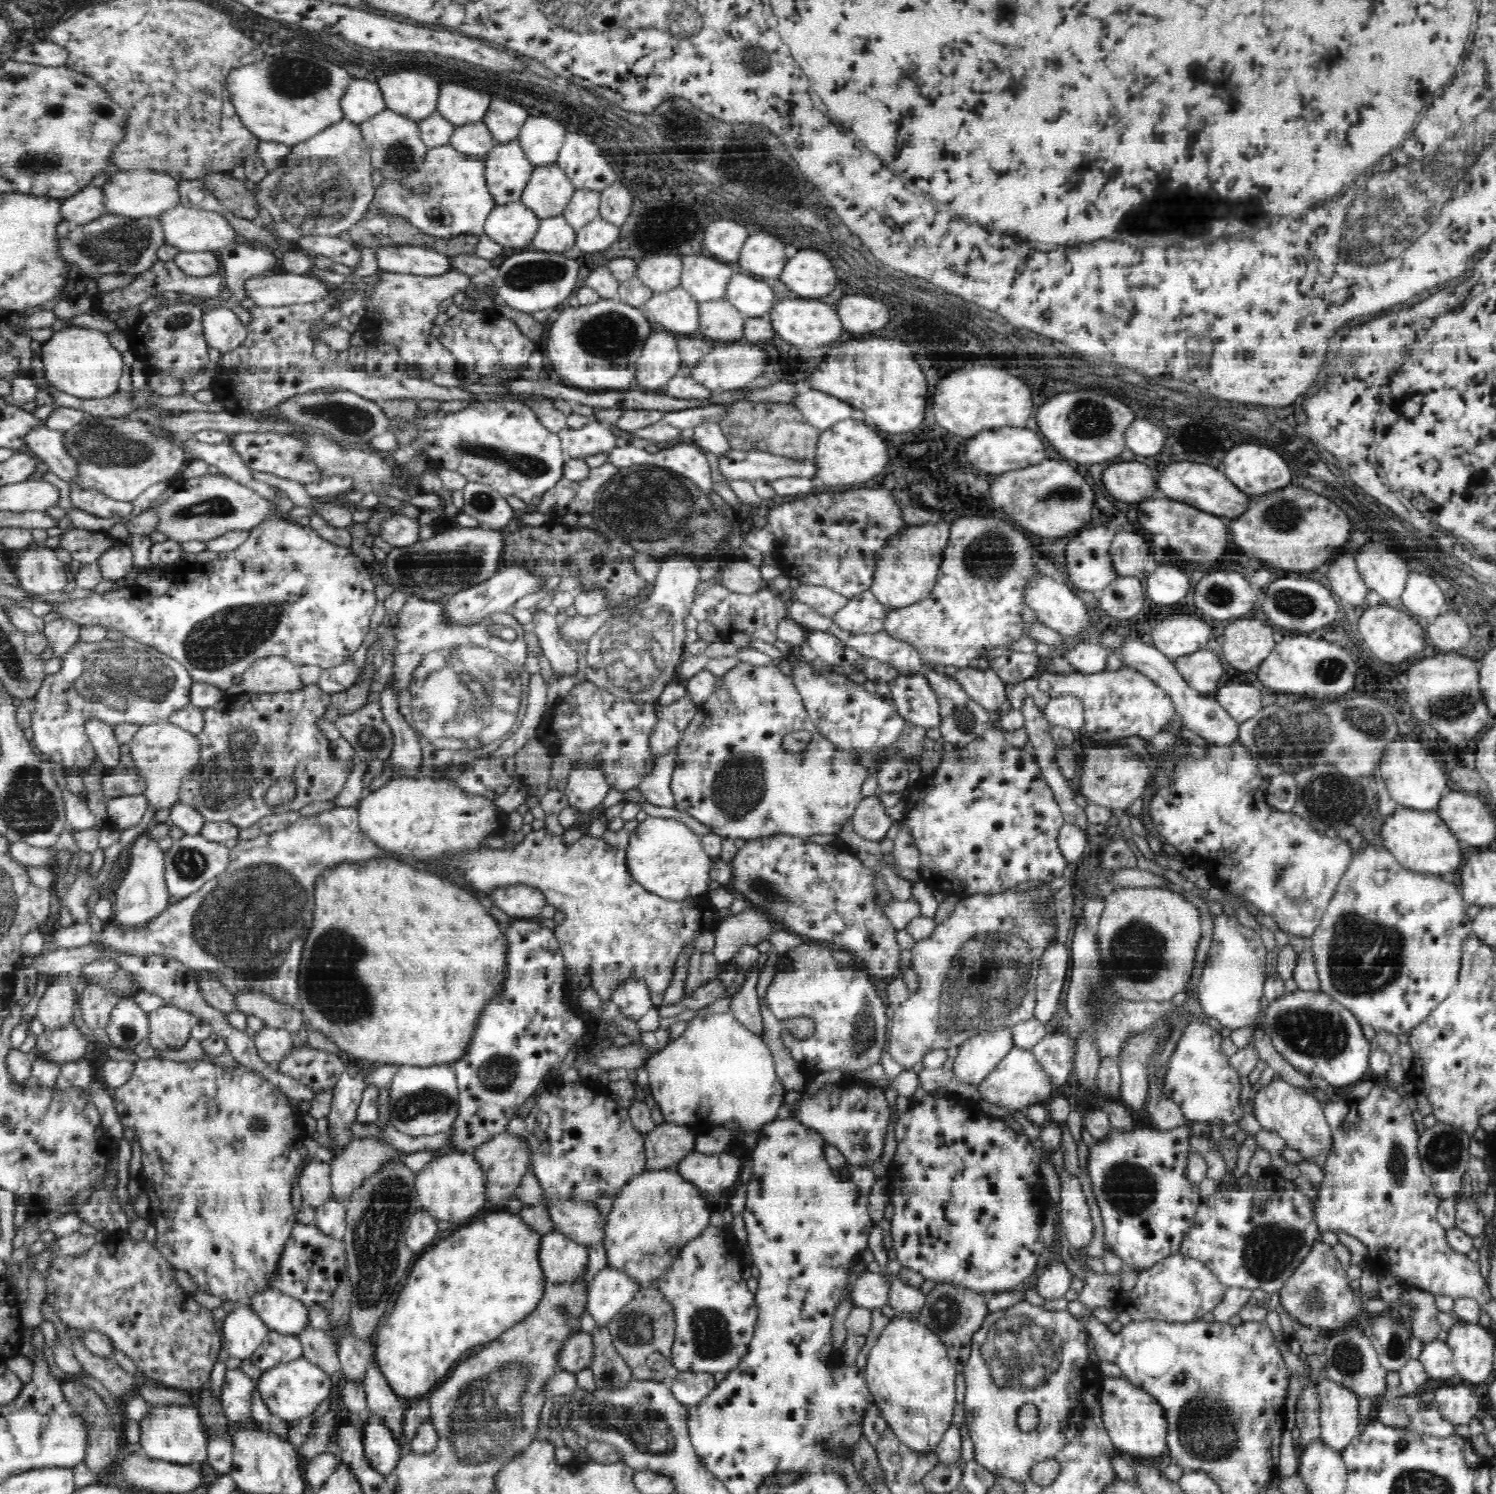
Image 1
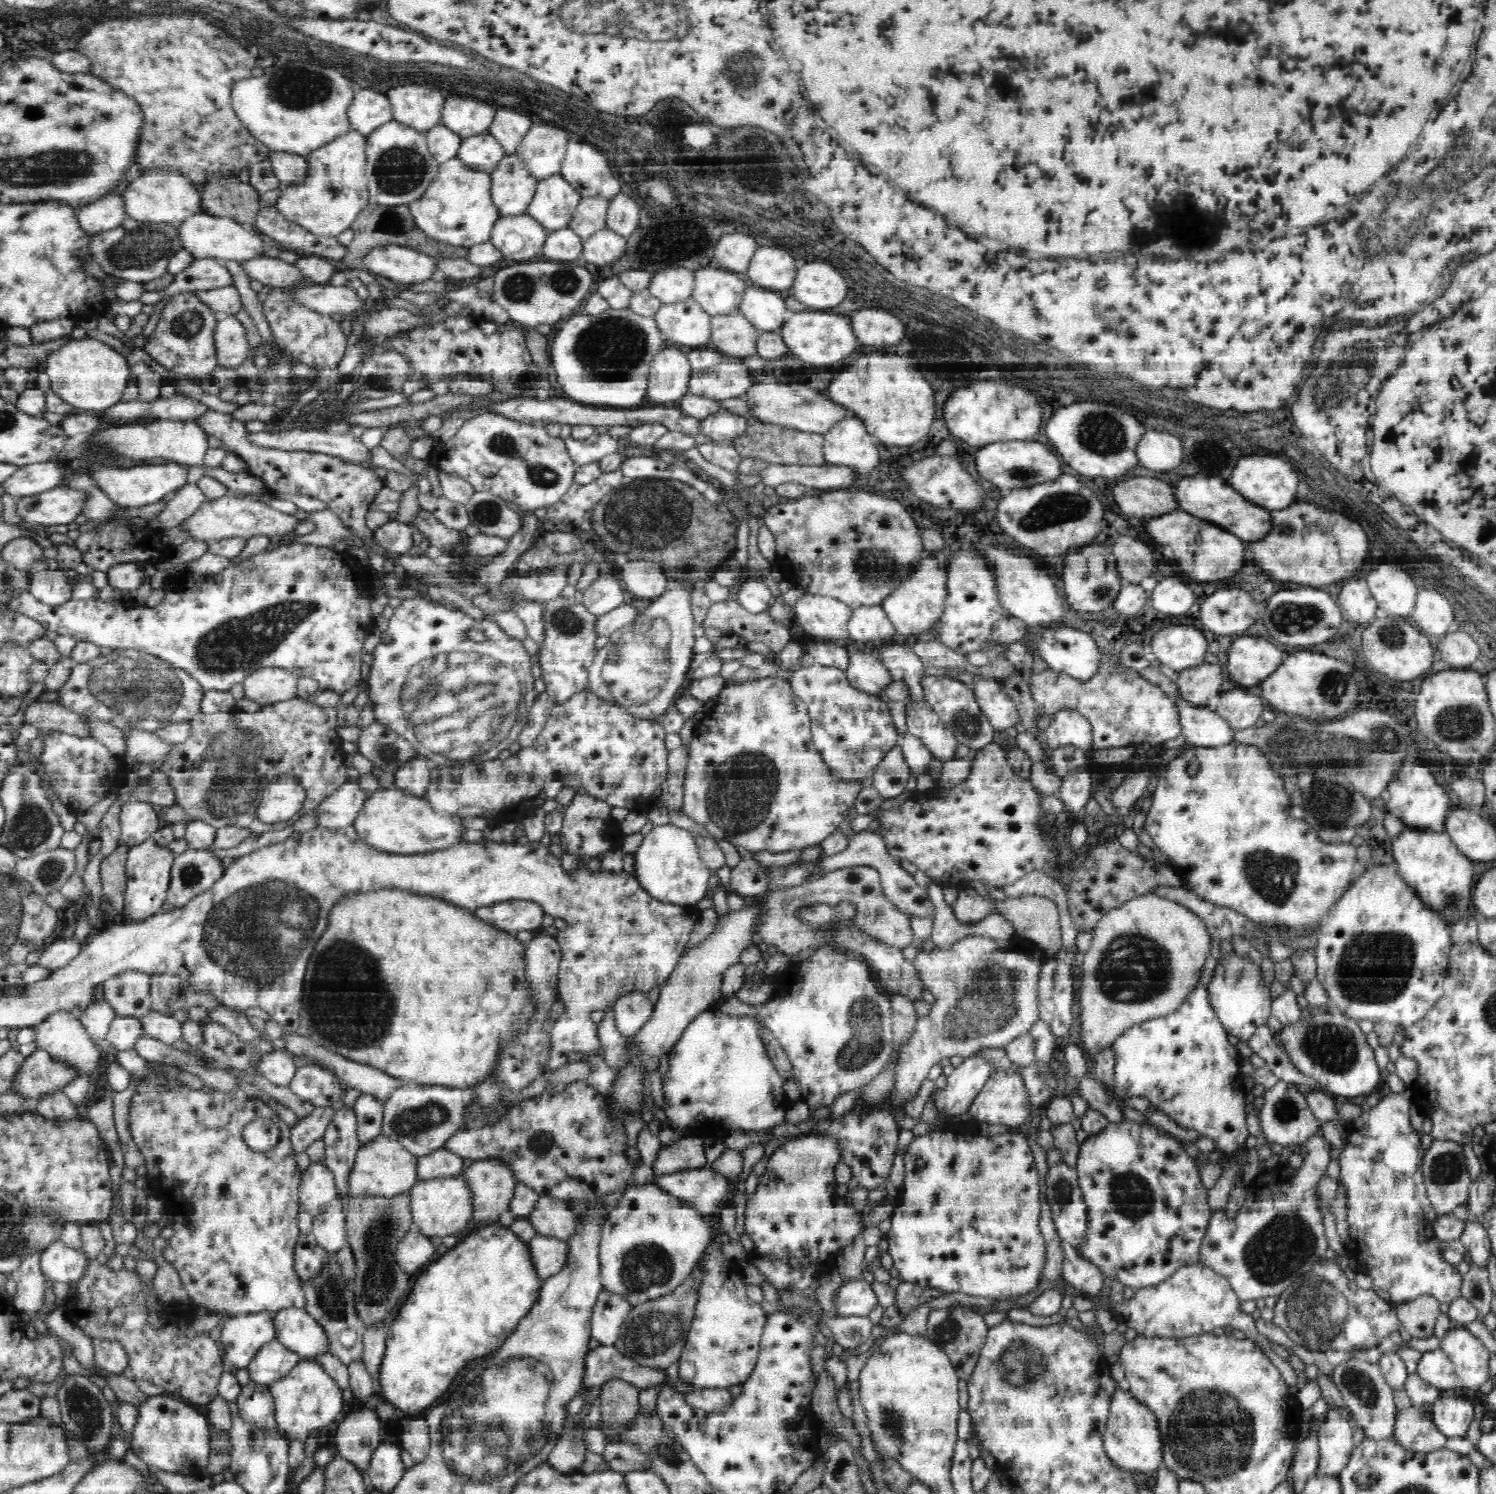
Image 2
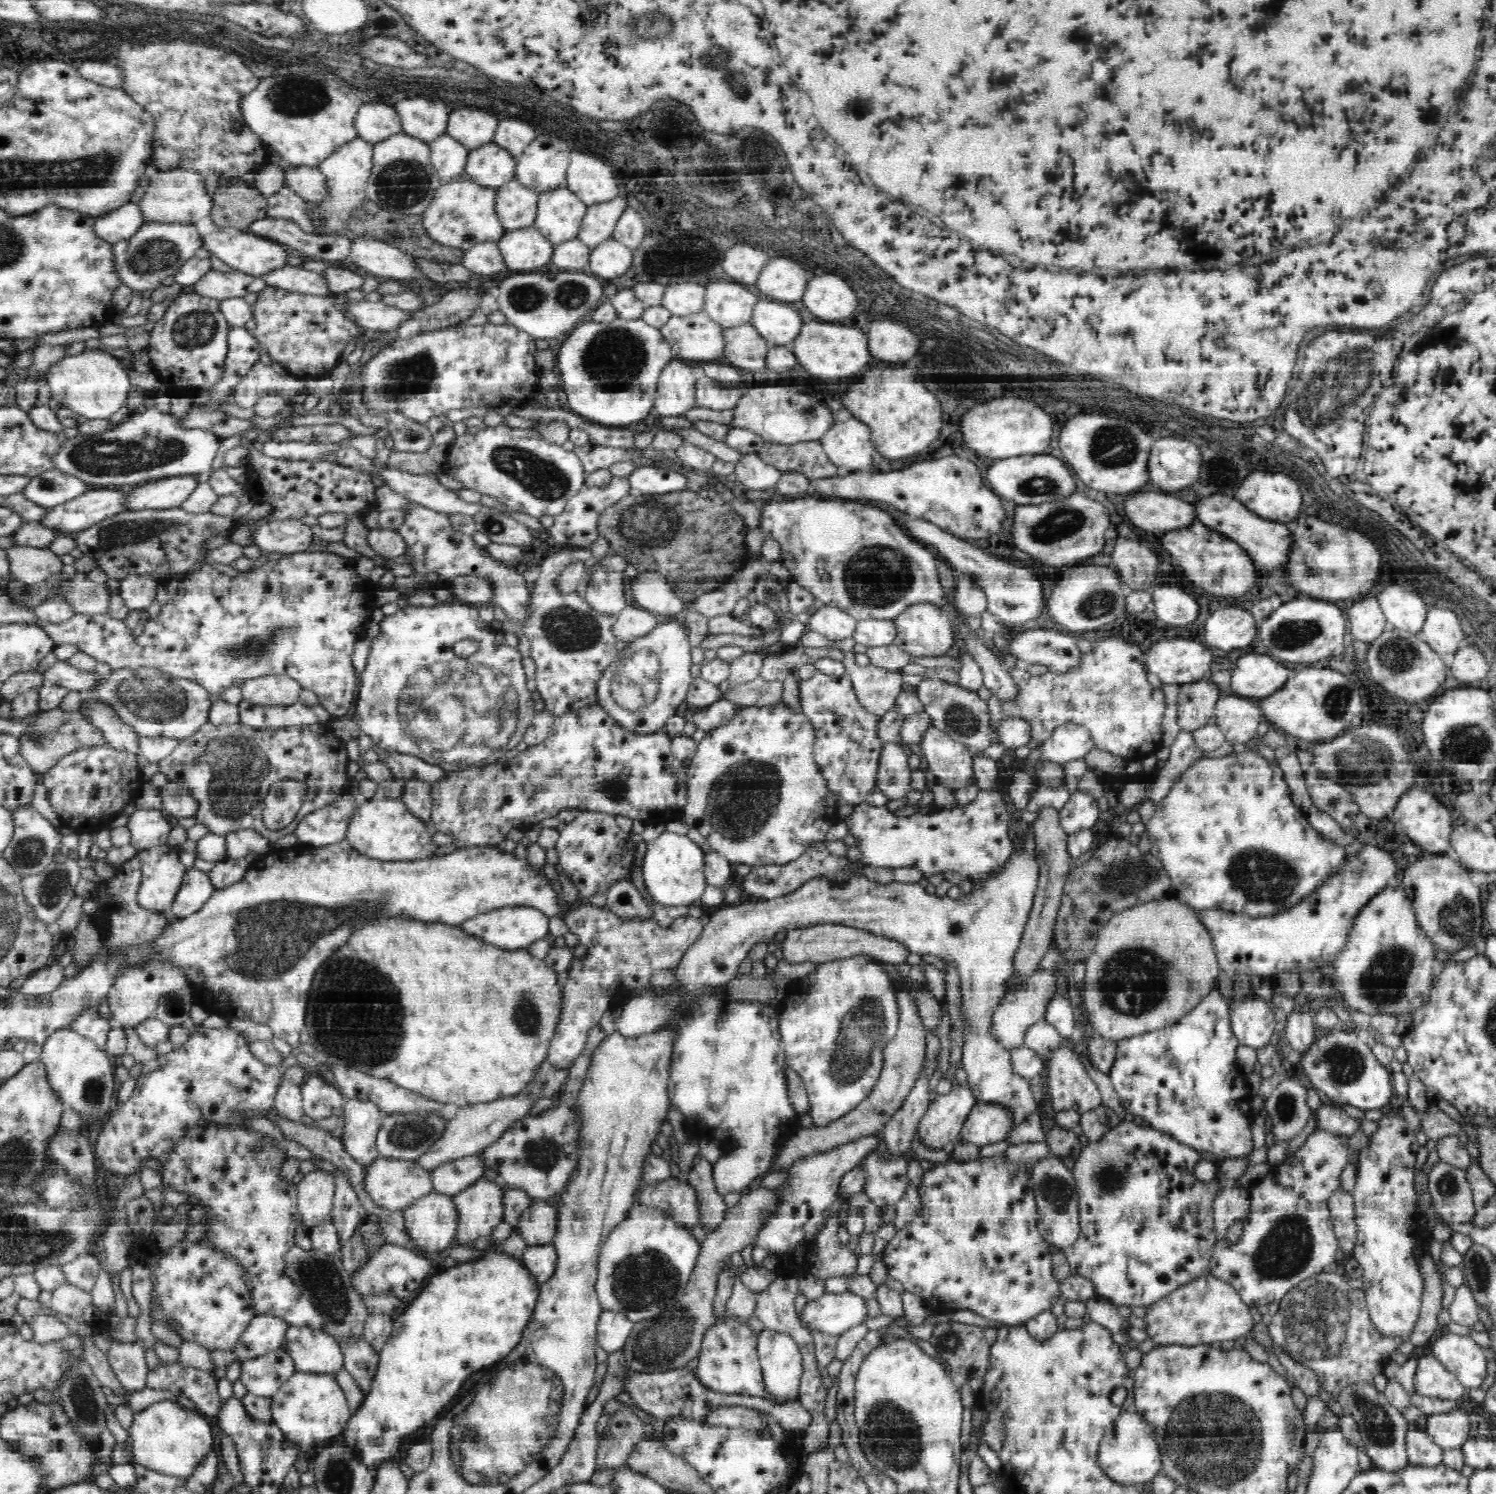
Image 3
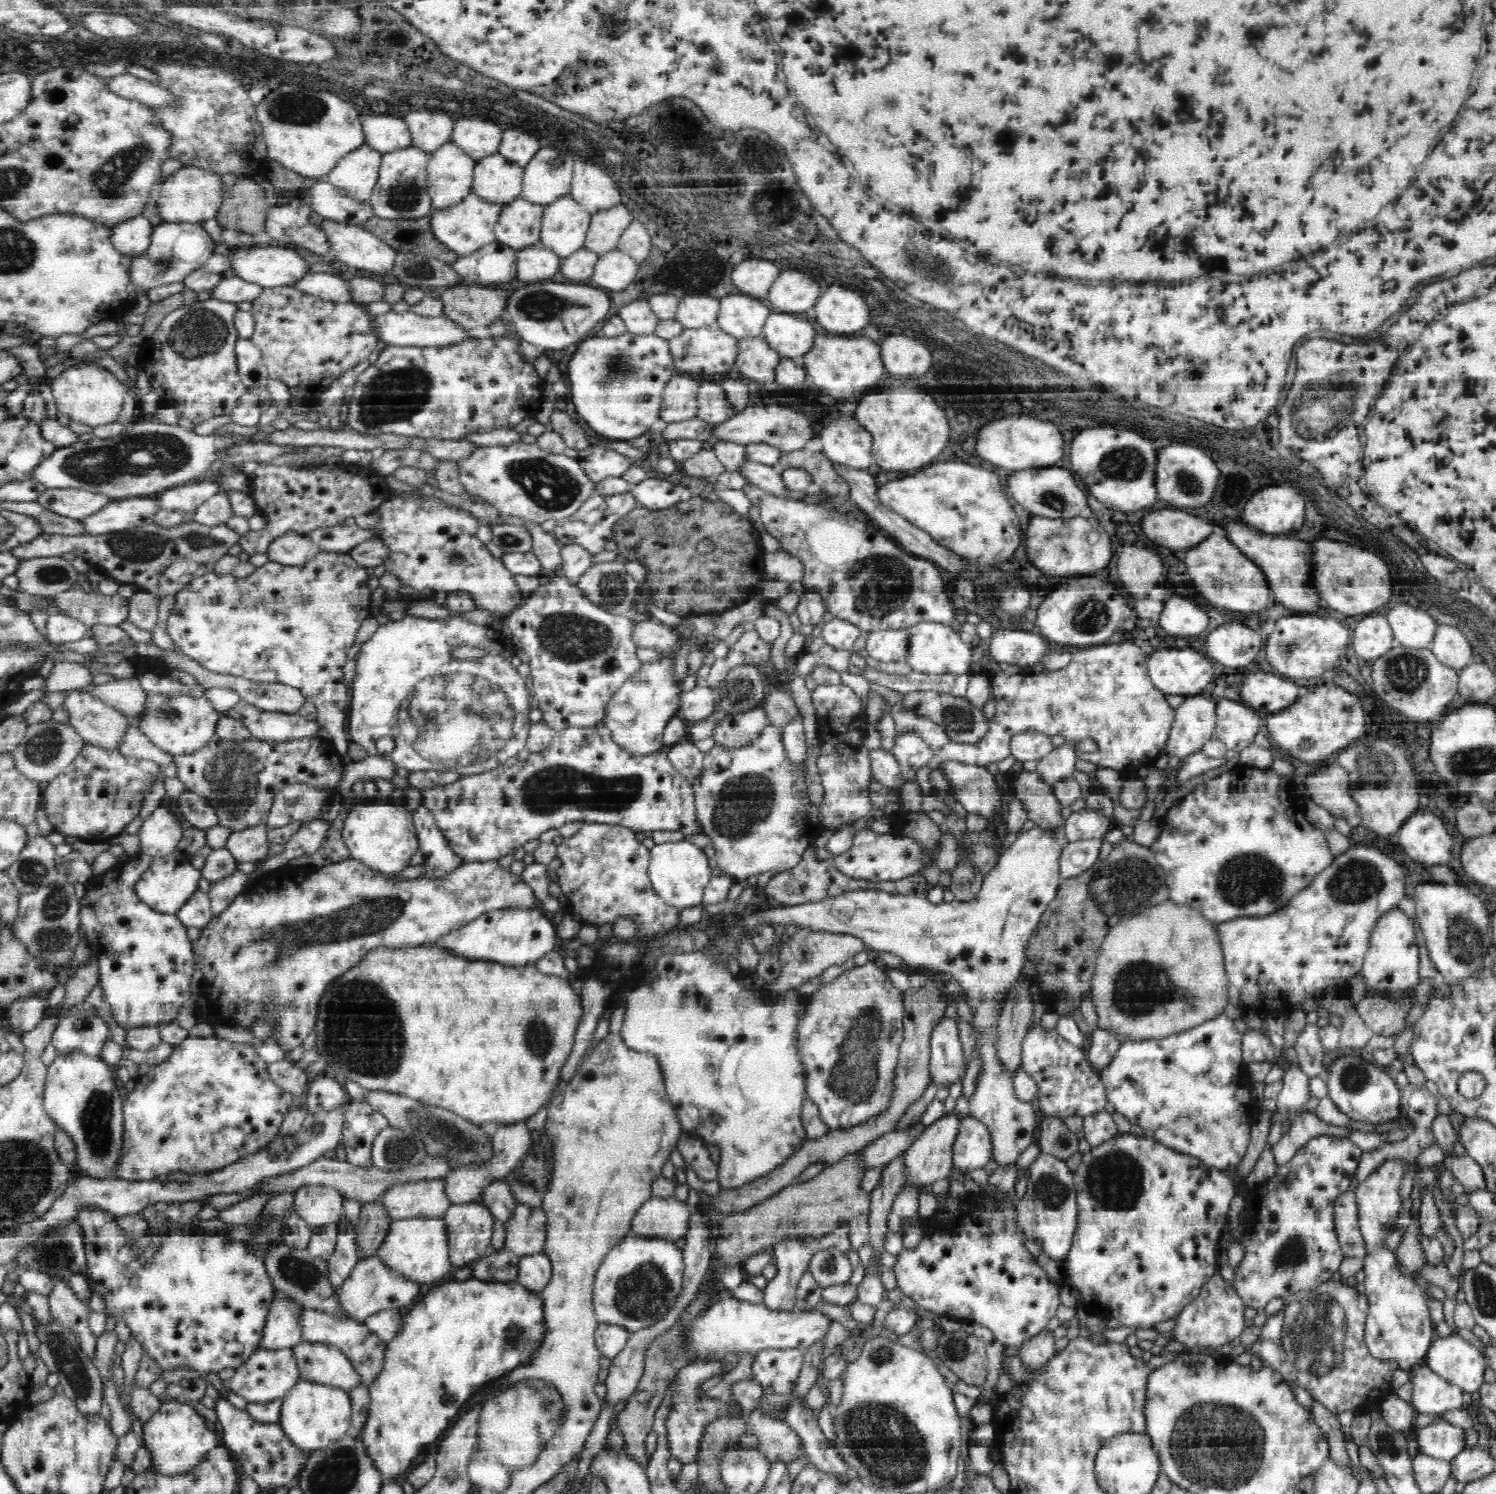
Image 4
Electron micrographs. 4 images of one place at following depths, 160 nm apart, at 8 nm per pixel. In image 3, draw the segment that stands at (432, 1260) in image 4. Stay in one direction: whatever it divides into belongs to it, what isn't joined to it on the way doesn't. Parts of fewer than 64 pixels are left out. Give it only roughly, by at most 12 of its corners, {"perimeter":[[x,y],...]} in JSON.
{"perimeter":[[429,1192],[404,1210],[408,1235],[436,1252],[454,1244],[459,1213]]}

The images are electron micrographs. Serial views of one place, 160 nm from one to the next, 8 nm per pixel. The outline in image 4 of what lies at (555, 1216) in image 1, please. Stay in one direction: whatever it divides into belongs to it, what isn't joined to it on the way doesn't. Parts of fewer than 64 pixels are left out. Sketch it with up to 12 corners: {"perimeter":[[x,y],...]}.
{"perimeter":[[519,1204],[504,1224],[504,1248],[519,1257],[546,1244],[546,1214]]}

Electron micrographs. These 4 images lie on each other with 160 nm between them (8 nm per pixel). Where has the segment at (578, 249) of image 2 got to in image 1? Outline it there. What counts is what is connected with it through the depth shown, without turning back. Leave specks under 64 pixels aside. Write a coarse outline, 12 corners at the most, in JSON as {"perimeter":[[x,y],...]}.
{"perimeter":[[563,216],[540,220],[532,249],[564,253],[576,230]]}

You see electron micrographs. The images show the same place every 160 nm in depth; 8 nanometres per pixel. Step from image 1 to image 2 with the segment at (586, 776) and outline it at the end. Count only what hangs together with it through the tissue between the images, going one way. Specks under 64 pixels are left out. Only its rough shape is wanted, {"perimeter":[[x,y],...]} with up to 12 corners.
{"perimeter":[[575,796],[563,813],[560,846],[590,860],[621,850],[610,804]]}

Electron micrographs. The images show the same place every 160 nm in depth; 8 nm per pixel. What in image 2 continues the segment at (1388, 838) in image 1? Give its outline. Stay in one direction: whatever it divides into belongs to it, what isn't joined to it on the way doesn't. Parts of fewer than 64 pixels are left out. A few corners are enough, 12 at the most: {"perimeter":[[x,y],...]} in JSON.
{"perimeter":[[1406,826],[1398,874],[1450,922],[1468,916],[1472,861],[1445,830]]}

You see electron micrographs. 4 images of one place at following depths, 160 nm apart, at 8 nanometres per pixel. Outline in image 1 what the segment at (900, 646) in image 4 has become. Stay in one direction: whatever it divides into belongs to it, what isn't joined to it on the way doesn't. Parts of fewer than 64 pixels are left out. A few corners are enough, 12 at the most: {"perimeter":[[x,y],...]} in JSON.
{"perimeter":[[862,591],[833,616],[854,634],[885,630],[887,607]]}

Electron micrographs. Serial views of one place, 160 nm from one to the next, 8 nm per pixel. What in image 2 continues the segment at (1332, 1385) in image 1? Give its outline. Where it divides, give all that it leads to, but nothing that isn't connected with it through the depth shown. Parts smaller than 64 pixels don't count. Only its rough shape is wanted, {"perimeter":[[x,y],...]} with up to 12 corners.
{"perimeter":[[1328,1409],[1318,1474],[1338,1478],[1353,1448],[1349,1410]]}

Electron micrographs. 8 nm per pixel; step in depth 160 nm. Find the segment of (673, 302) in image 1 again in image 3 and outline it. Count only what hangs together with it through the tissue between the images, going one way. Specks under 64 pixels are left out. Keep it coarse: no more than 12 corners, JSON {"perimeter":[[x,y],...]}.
{"perimeter":[[706,311],[660,328],[680,362],[724,363],[722,325]]}

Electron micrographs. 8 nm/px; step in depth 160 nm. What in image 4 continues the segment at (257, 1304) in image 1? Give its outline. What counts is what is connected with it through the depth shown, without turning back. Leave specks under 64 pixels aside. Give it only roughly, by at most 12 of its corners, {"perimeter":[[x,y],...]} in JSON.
{"perimeter":[[295,1344],[300,1380],[347,1393],[361,1376],[340,1349]]}

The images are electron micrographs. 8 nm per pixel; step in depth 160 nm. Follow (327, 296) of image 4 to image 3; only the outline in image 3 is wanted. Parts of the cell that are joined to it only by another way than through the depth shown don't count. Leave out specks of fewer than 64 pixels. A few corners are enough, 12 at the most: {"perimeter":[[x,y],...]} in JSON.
{"perimeter":[[288,265],[259,277],[290,292],[330,294],[314,270]]}

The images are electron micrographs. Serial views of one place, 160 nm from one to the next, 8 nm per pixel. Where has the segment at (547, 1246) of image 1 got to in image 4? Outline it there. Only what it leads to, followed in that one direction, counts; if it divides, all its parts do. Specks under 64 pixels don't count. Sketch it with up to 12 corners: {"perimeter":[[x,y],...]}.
{"perimeter":[[546,1255],[521,1256],[518,1281],[542,1292],[552,1277]]}

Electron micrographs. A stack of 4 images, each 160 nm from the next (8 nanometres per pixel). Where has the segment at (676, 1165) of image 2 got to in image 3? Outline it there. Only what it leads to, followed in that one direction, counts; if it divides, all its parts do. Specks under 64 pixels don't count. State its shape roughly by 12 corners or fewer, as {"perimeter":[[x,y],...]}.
{"perimeter":[[696,1155],[689,1179],[710,1234],[727,1212],[713,1164]]}

